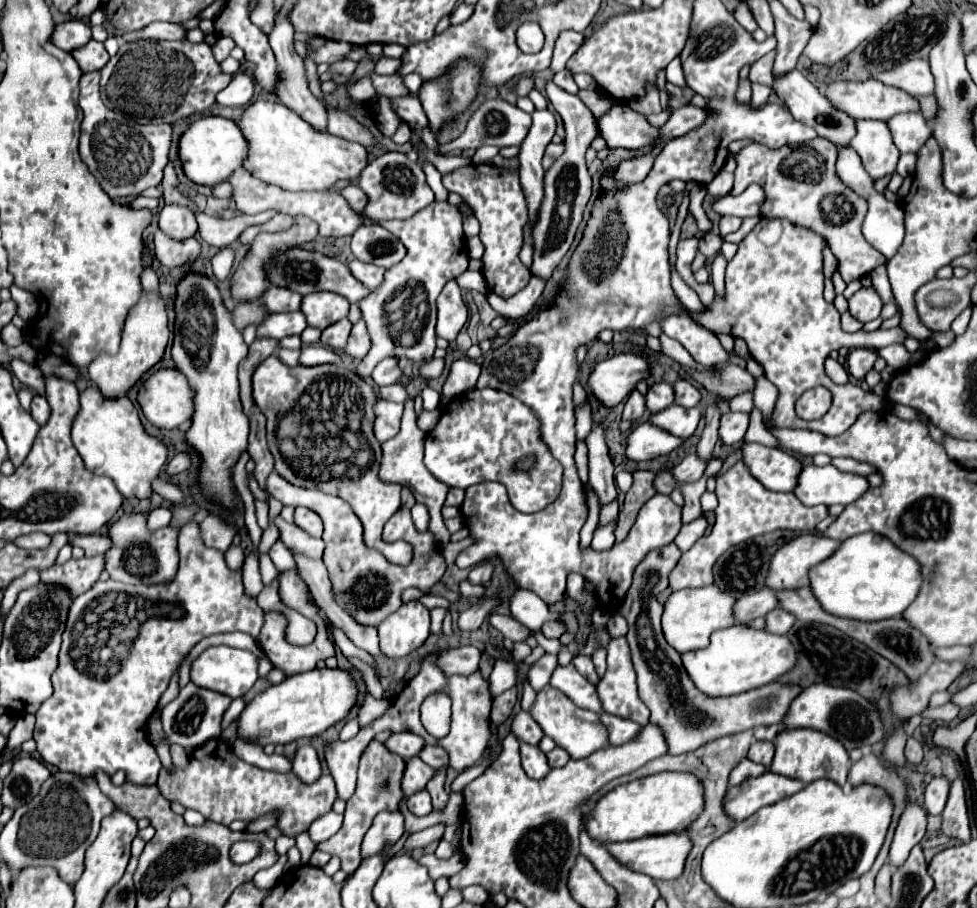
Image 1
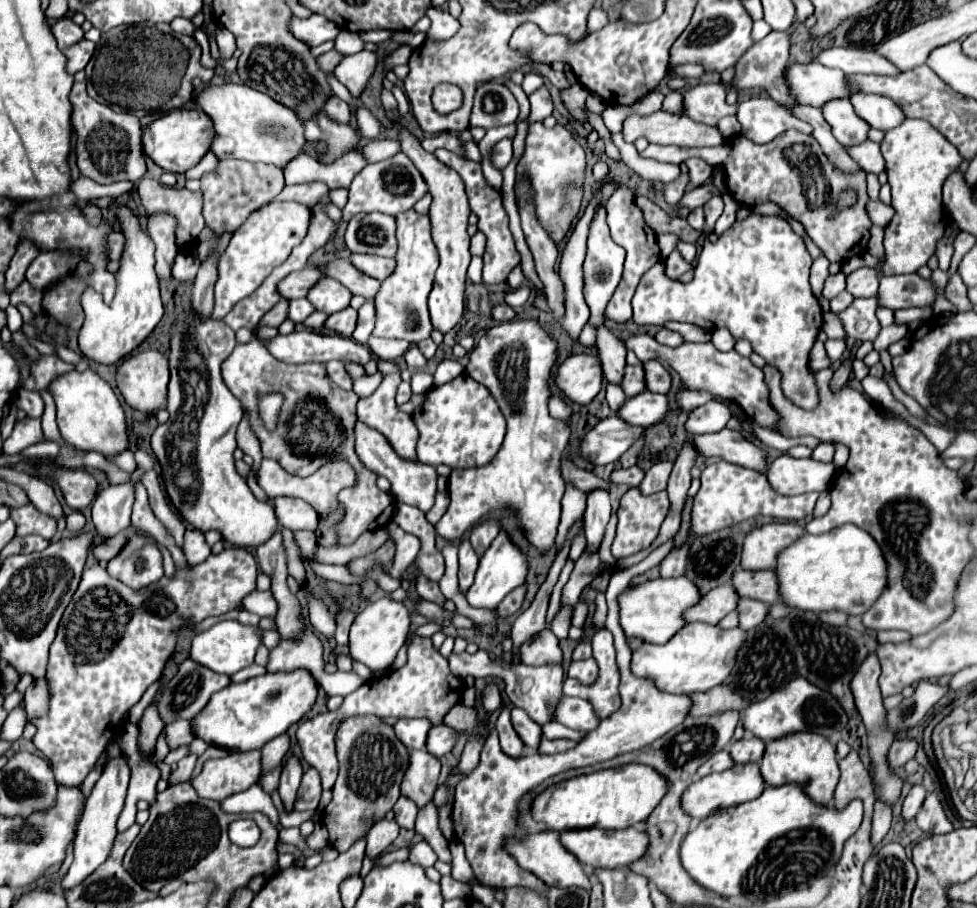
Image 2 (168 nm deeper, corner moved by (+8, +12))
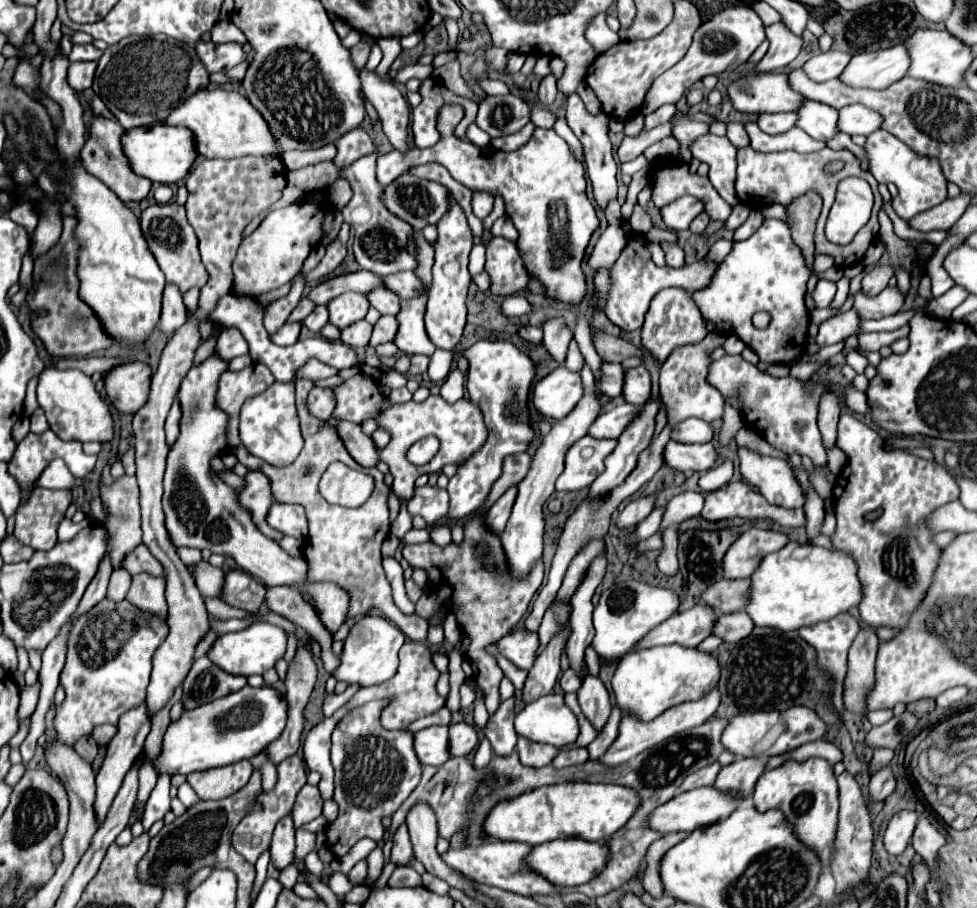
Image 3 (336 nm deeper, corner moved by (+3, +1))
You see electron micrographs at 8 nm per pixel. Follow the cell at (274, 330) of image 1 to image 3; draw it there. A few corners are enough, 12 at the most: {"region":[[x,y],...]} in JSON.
{"region":[[327,306],[317,308],[303,320],[311,332],[329,322]]}

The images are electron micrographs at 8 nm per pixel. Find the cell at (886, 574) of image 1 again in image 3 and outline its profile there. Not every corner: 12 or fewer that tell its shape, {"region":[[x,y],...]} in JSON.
{"region":[[787,542],[749,578],[755,626],[783,632],[863,598],[845,552]]}

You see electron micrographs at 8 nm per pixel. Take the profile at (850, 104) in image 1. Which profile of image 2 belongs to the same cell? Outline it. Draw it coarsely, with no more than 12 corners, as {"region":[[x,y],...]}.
{"region":[[816,61],[786,77],[802,105],[852,97],[848,75]]}

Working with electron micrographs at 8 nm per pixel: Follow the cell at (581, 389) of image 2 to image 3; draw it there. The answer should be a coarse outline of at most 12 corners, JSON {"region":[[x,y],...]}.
{"region":[[559,366],[531,386],[529,402],[543,418],[575,408],[579,374]]}

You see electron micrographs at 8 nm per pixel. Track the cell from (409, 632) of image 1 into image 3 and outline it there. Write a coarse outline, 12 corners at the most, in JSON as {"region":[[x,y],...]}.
{"region":[[383,616],[349,628],[337,682],[383,684],[403,632]]}

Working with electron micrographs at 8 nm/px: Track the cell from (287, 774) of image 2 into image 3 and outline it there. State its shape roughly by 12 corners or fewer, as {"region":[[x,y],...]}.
{"region":[[283,818],[271,840],[271,864],[281,872],[293,862],[295,828]]}

